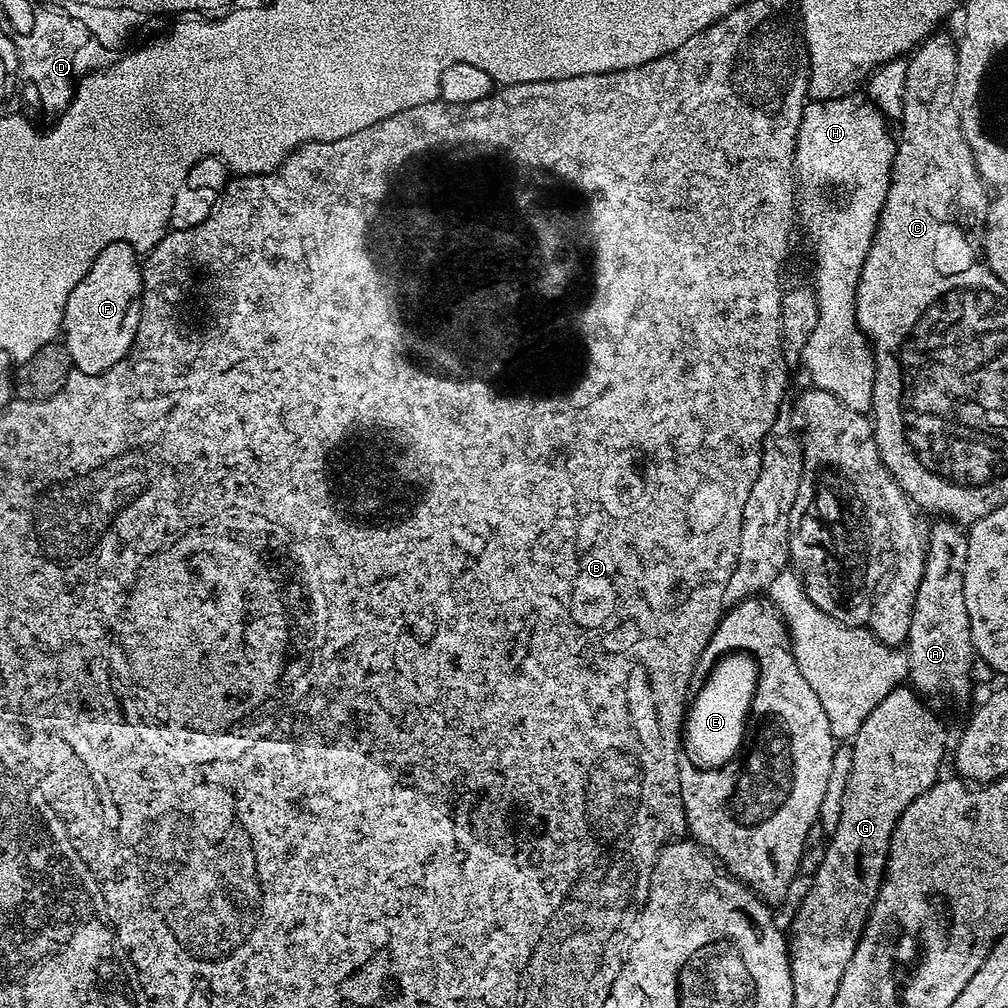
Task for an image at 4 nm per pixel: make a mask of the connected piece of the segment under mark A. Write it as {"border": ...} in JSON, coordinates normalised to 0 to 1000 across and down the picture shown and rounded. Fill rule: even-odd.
{"border":[[[935,514],[919,528],[919,558],[915,581],[907,597],[899,636],[901,675],[914,691],[938,690],[956,694],[964,683],[964,662],[970,659],[958,609],[956,566],[960,557],[960,529],[953,521]]]}

